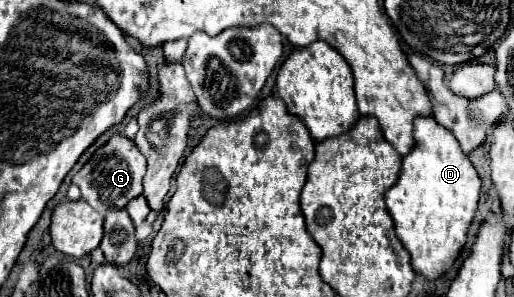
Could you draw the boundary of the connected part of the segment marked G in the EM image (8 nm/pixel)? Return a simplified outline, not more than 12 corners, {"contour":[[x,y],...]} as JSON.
{"contour":[[115,133],[73,175],[99,213],[143,191],[145,157]]}

